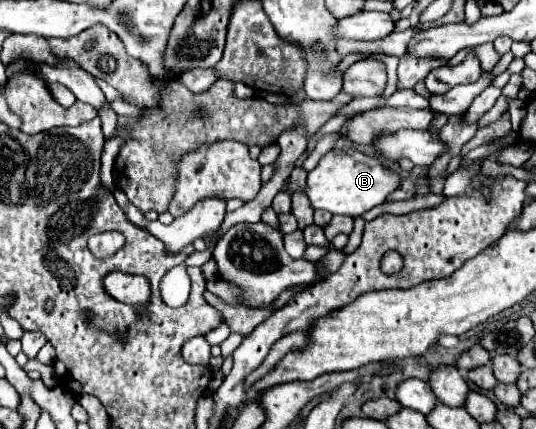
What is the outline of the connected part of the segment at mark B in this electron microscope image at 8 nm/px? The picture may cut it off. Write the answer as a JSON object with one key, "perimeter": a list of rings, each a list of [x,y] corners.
{"perimeter":[[[342,148],[330,150],[308,174],[306,194],[314,208],[356,218],[362,216],[366,210],[372,210],[374,206],[386,202],[388,194],[394,192],[398,186],[400,186],[398,172],[388,168],[382,158],[366,156],[354,148]]]}

